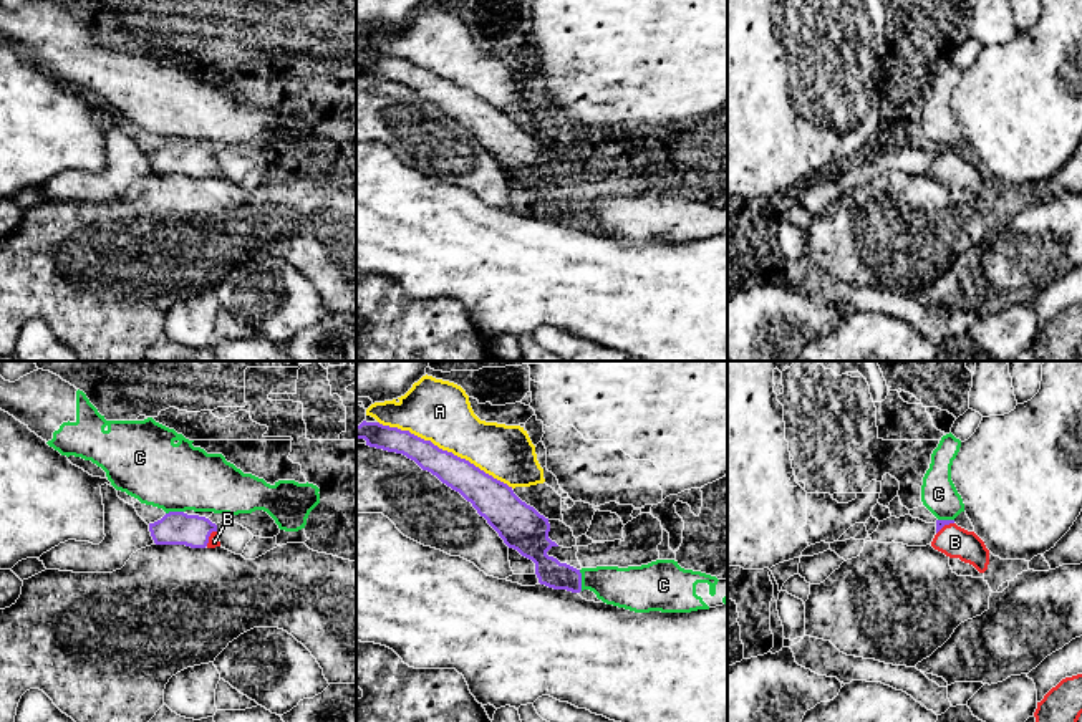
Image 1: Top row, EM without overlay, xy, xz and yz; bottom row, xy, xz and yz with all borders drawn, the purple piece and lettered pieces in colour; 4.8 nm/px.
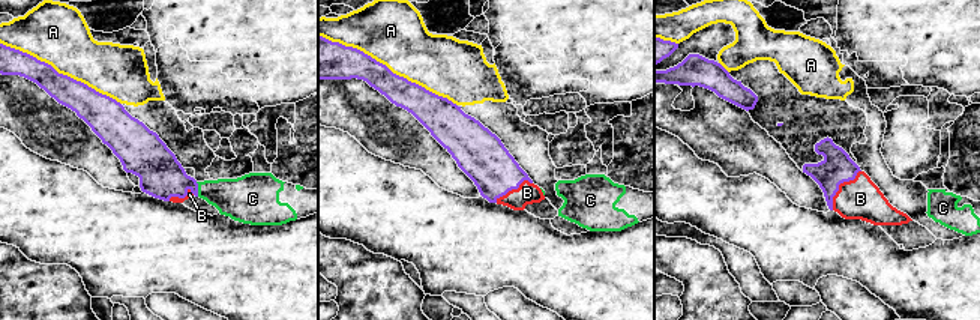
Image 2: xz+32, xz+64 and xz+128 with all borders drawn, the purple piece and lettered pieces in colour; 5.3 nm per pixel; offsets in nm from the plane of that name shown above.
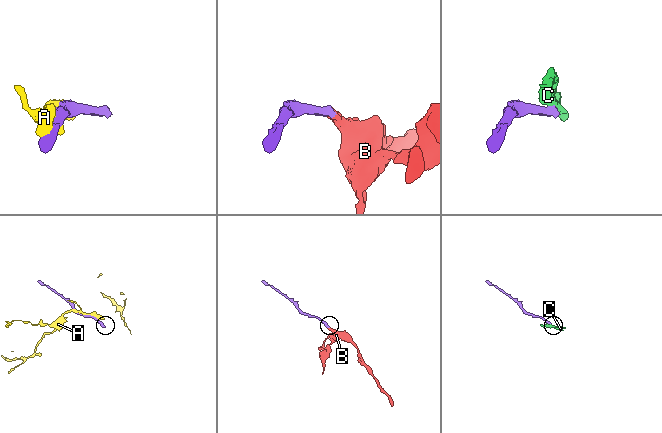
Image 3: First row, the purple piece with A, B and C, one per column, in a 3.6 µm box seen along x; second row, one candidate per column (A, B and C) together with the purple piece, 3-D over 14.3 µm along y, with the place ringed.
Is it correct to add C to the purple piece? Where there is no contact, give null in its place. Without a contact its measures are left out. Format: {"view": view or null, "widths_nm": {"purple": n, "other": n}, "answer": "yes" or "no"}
{"view": "xz", "widths_nm": {"purple": 140, "other": 200}, "answer": "no"}

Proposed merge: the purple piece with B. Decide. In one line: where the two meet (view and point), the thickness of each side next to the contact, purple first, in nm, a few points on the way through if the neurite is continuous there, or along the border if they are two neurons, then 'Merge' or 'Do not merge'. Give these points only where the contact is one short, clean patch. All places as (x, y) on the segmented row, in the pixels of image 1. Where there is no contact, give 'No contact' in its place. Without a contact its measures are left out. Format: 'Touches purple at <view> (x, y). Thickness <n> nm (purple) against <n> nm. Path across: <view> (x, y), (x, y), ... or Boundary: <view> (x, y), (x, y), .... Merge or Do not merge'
Touches purple at xy (209, 535). Thickness 160 nm (purple) against 50 nm. Path across: xy (176, 527), (209, 535), (214, 542). Merge

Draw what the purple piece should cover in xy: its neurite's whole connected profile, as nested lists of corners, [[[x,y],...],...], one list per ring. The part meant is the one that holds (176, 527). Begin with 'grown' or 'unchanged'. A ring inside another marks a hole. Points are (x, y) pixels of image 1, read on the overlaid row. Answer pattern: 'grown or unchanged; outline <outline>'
grown; outline [[[169,512],[161,520],[149,523],[156,545],[186,545],[191,548],[220,546],[217,525],[205,517]]]

